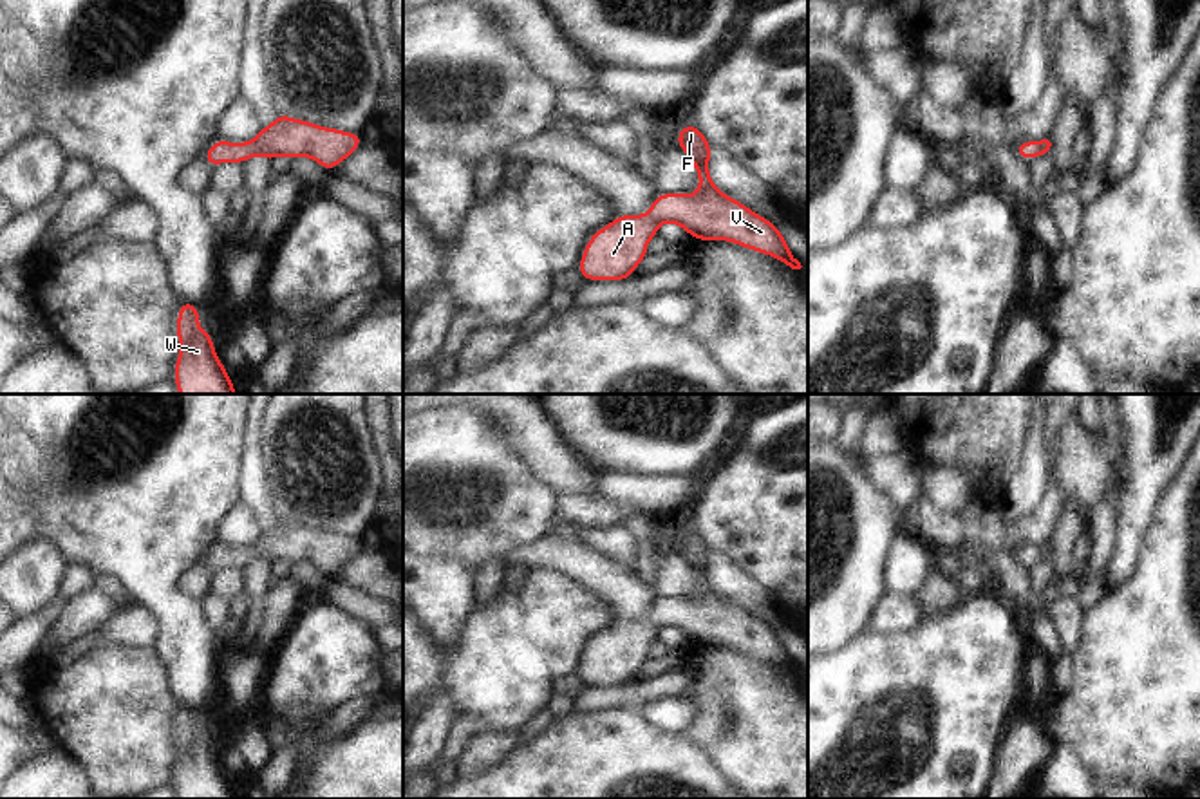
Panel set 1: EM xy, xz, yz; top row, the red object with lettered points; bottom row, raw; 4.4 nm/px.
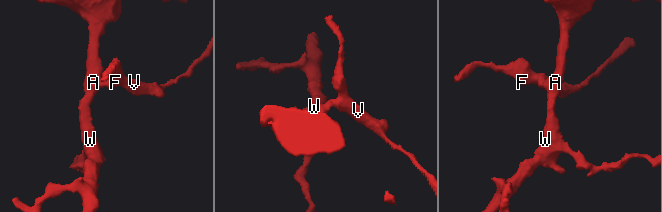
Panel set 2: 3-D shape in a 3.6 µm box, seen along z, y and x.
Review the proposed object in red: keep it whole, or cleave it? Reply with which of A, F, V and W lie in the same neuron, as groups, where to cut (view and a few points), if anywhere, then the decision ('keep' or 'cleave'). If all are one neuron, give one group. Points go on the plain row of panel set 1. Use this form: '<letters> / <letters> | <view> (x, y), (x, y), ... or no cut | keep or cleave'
A F V W | no cut | keep

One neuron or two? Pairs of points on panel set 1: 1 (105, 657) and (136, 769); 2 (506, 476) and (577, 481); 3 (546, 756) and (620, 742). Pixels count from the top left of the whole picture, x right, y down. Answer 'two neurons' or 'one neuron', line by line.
1: one neuron
2: two neurons
3: one neuron

